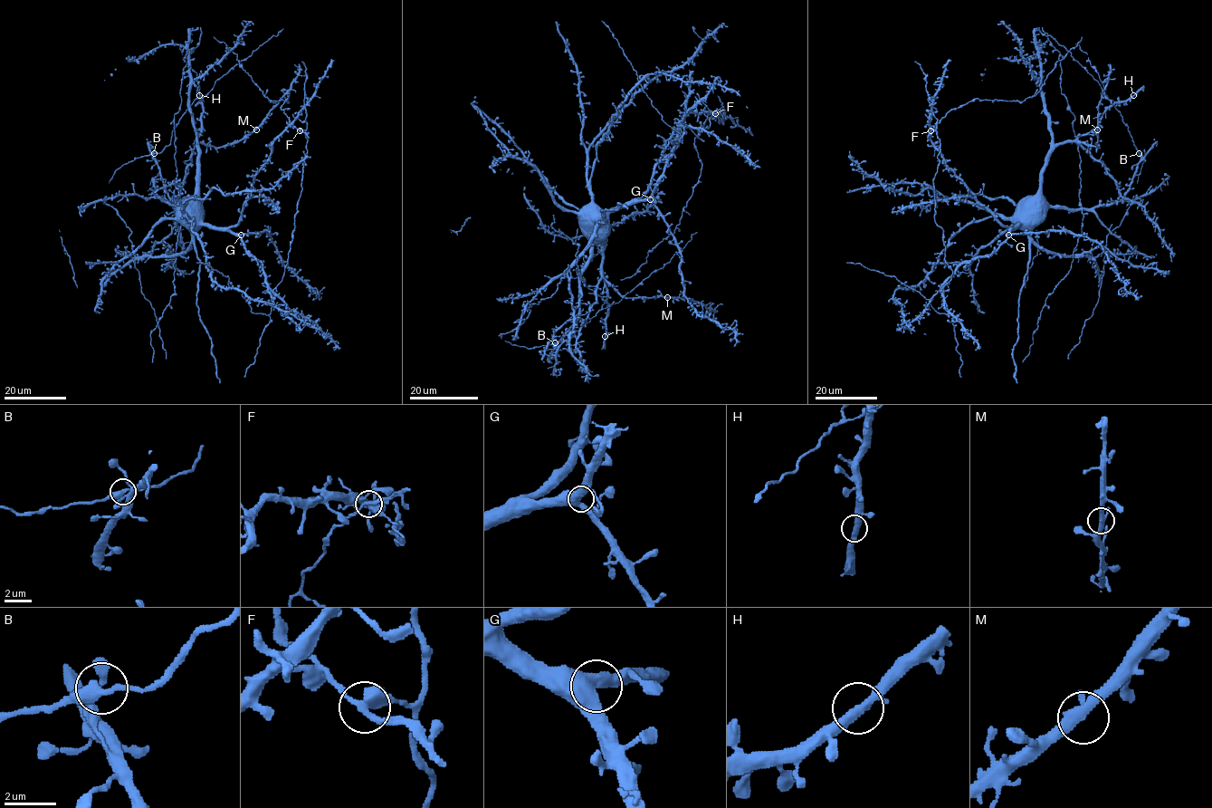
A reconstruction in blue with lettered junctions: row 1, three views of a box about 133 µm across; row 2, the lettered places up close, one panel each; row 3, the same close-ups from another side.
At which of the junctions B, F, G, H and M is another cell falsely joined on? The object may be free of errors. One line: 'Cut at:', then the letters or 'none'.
Cut at: F

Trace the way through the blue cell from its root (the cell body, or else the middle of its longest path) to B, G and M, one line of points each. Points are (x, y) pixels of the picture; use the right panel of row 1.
B: (1018, 211), (1021, 207), (1094, 208), (1118, 202), (1130, 187), (1140, 158), (1139, 153)
G: (1018, 211), (1018, 223), (1008, 235)
M: (1018, 211), (1039, 189), (1039, 173), (1044, 158), (1056, 146), (1067, 142), (1084, 142), (1097, 148), (1097, 129)

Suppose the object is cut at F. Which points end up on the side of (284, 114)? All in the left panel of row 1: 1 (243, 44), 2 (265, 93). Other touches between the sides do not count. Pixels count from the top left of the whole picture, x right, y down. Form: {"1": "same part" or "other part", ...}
{"1": "other part", "2": "same part"}

